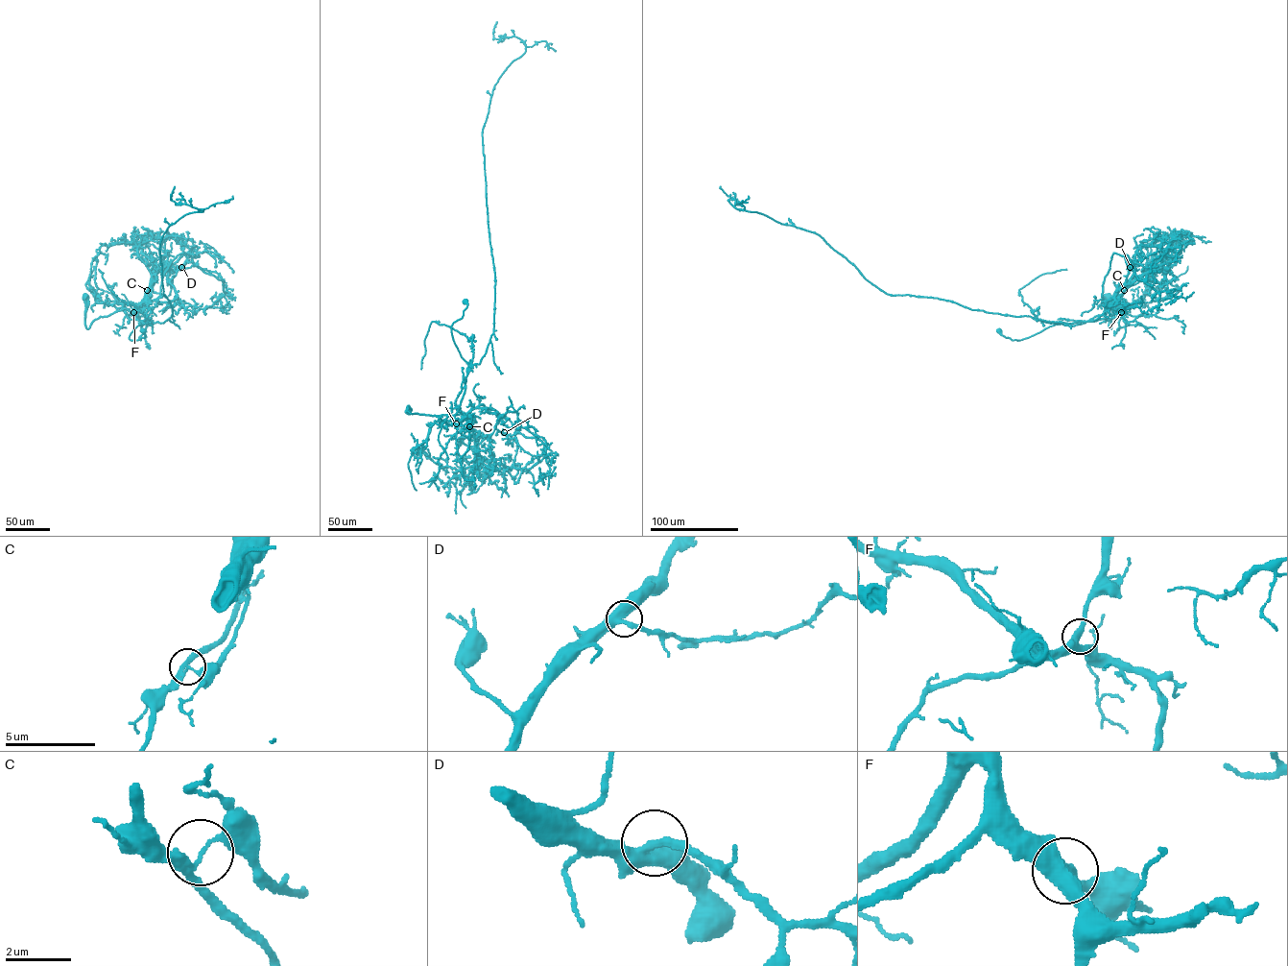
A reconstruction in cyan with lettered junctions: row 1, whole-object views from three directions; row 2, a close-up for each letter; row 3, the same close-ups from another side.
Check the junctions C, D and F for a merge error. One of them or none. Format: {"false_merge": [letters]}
{"false_merge": ["C"]}

